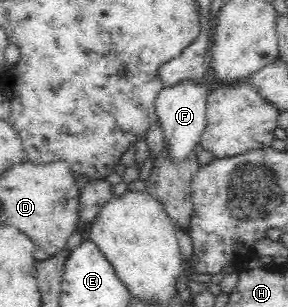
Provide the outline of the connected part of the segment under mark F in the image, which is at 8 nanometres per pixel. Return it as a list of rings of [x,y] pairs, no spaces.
[[[209,77],[200,84],[183,79],[178,86],[163,87],[156,97],[153,104],[156,119],[162,129],[165,148],[170,151],[173,162],[182,162],[199,149],[206,128],[206,96],[211,84]]]

